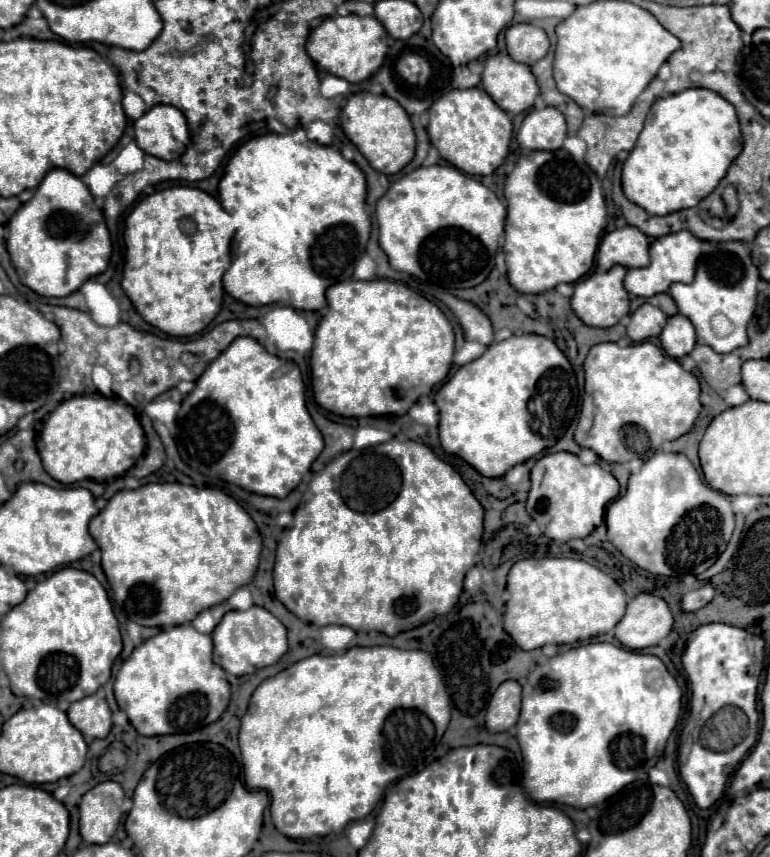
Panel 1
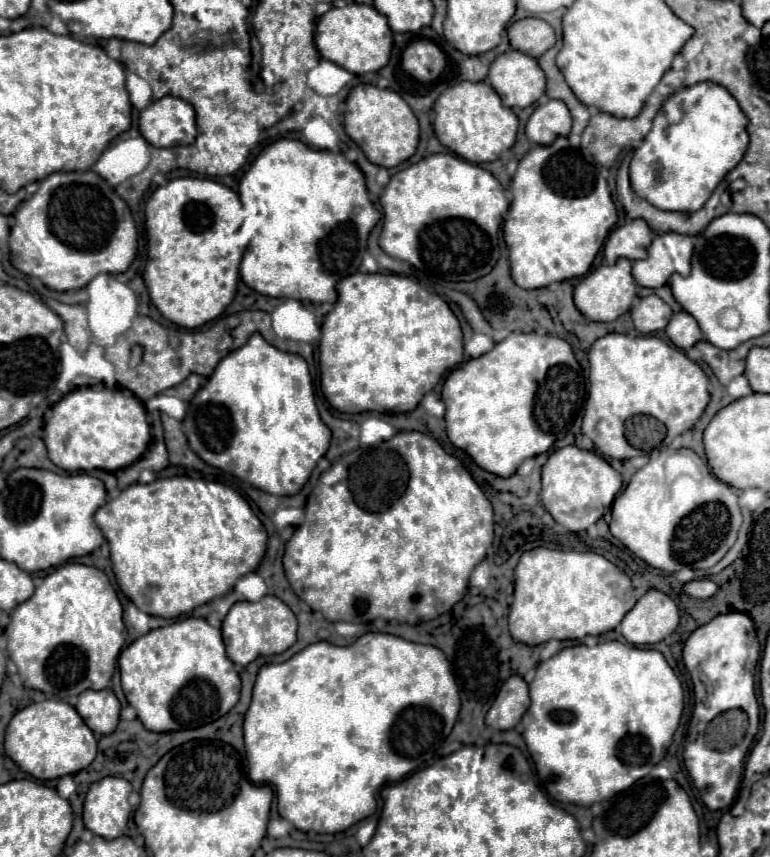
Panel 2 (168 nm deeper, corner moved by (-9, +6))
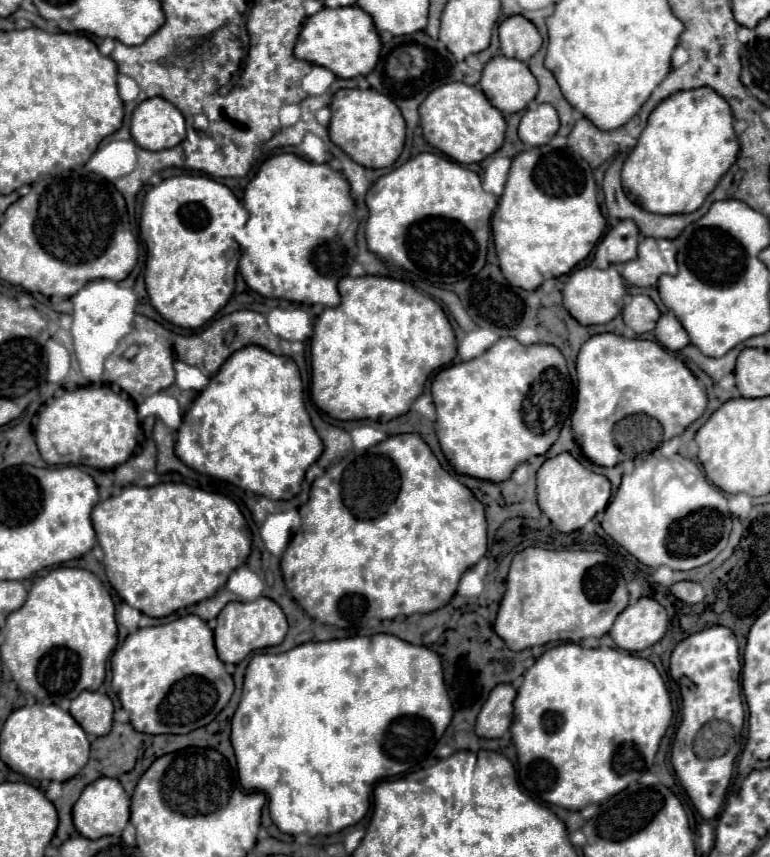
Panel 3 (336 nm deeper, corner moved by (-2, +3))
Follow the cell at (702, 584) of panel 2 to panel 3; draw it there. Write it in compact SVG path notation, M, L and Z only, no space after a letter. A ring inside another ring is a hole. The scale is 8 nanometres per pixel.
M685 580L685 582L677 582L671 586L671 594L675 598L679 598L681 602L687 602L687 604L697 604L705 598L705 590L701 584L693 582L693 580Z

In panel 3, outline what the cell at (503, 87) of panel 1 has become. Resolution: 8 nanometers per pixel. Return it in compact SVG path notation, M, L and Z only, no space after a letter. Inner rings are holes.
M503 54L487 62L479 86L491 104L505 114L527 108L537 92L535 76L531 76L527 64Z

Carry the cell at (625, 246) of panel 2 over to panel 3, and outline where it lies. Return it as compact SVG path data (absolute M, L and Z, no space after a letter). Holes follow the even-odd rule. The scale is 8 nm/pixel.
M621 220L597 244L593 262L597 268L607 268L609 264L635 260L637 258L637 244L639 244L637 224L633 220Z

